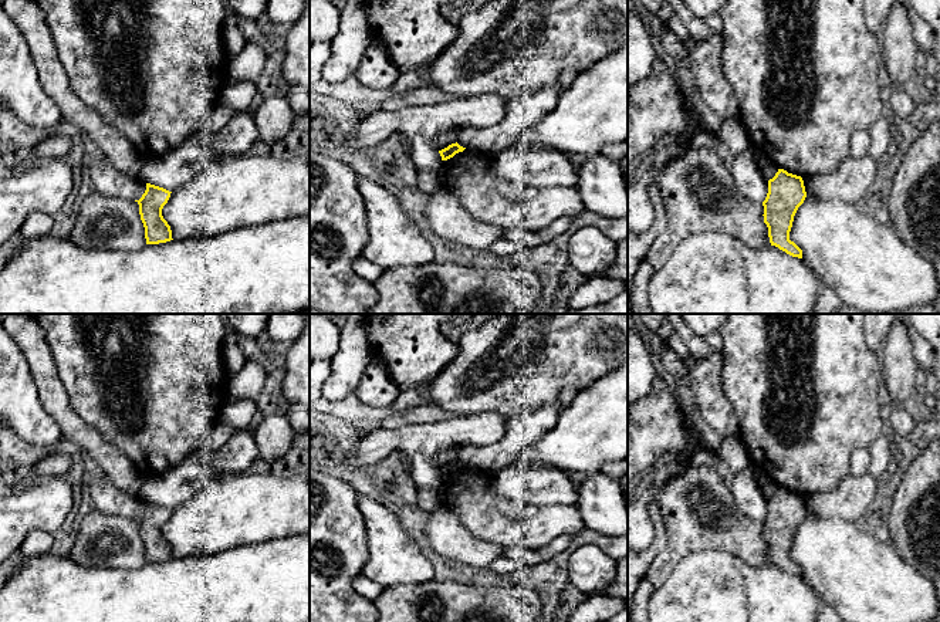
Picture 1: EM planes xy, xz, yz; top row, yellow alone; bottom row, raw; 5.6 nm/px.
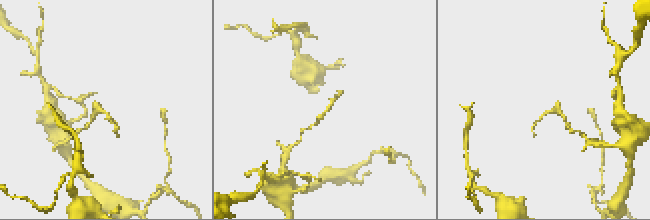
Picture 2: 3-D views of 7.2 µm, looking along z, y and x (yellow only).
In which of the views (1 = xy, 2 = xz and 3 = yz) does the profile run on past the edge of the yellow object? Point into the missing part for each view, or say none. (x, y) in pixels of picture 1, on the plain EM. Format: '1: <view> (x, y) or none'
1: none
2: none
3: none

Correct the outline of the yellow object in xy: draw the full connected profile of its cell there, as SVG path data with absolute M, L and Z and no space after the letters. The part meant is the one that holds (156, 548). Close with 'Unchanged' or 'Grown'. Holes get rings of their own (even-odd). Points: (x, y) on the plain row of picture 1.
M146 501L146 508L139 518L141 538L145 545L146 562L159 562L173 558L172 548L162 534L162 527L170 515L169 508Z. Unchanged

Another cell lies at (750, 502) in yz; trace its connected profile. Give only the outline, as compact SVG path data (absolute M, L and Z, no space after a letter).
M754 464L734 474L730 490L737 510L753 521L763 521L768 511L768 498L763 494Z

